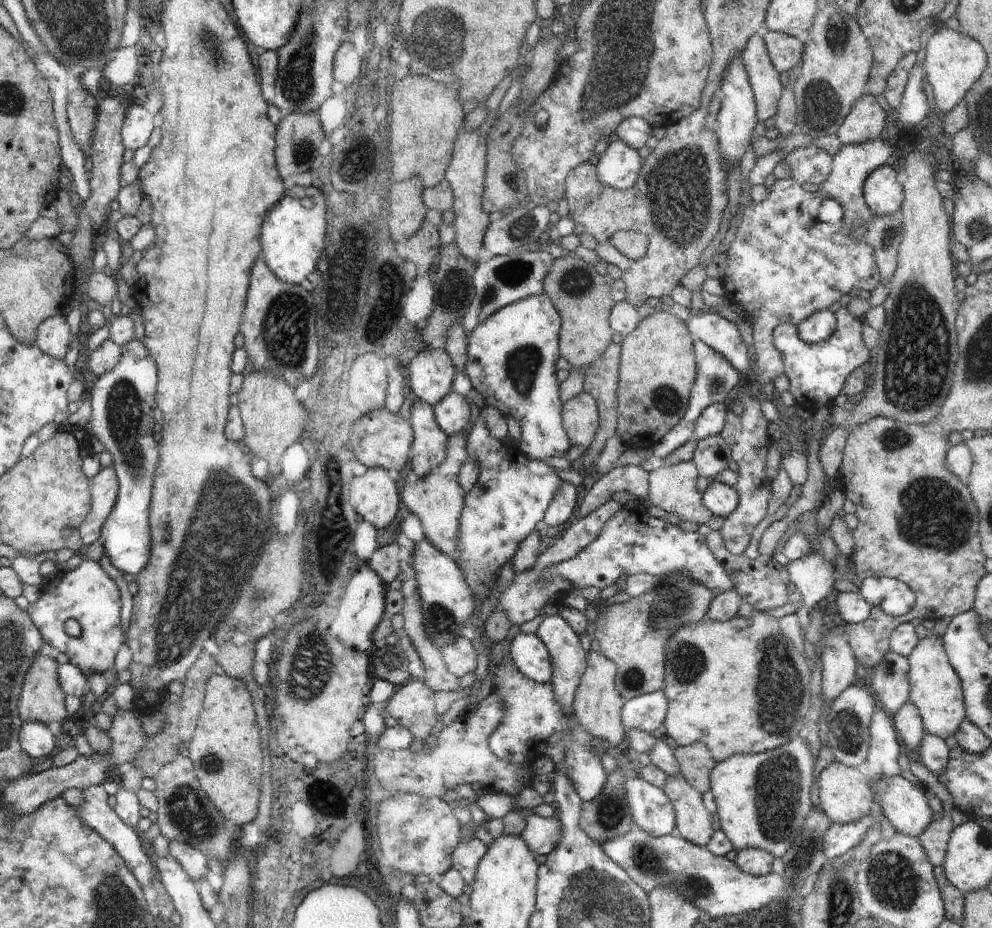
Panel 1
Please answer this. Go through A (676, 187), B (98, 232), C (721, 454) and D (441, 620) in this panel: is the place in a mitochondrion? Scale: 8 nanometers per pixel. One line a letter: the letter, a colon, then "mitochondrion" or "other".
A: mitochondrion
B: other
C: other
D: mitochondrion

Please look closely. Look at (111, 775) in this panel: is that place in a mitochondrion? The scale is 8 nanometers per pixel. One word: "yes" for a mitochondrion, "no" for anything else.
no

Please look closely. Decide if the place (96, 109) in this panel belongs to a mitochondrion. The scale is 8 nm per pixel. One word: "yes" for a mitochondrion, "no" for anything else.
no

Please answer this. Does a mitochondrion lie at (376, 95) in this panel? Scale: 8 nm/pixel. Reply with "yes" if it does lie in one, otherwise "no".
no

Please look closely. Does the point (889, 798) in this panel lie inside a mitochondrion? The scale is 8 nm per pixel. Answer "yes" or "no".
no

